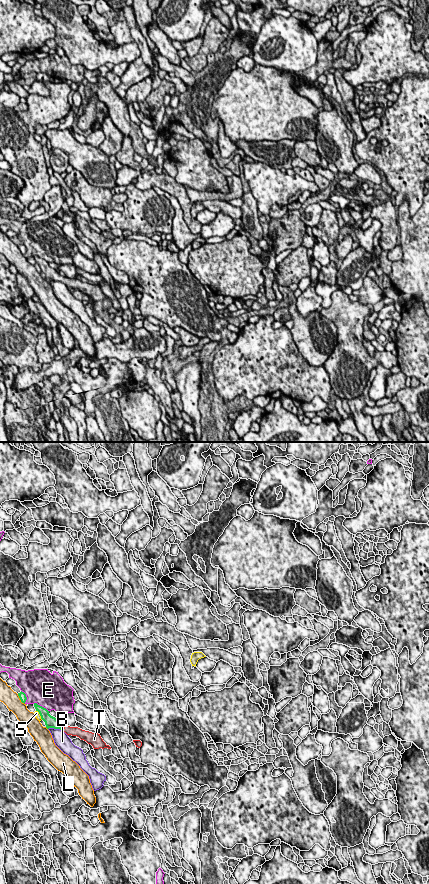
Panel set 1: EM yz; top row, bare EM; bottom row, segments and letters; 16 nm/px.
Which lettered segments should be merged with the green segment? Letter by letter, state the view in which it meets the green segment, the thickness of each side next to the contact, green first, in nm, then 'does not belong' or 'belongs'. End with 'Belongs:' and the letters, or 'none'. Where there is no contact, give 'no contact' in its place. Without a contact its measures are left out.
B: meets green in yz; 190 nm thick on the green side, 240 nm on the other; does not belong
E: meets green in yz; 160 nm thick on the green side, 480 nm on the other; does not belong
L: meets green in yz; 120 nm thick on the green side, 260 nm on the other; does not belong
S: meets green in yz; 190 nm thick on the green side, 70 nm on the other; does not belong
T: meets green in yz; 190 nm thick on the green side, 160 nm on the other; belongs
Belongs: T

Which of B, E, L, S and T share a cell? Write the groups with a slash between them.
B / E / L / S / T

